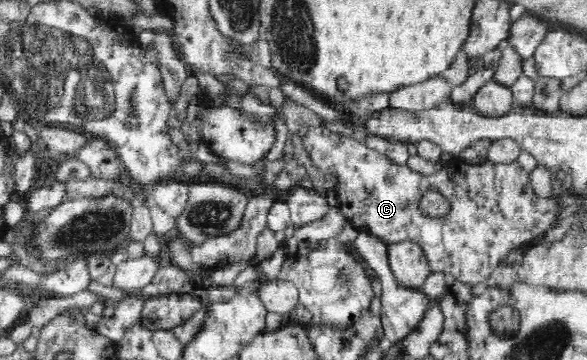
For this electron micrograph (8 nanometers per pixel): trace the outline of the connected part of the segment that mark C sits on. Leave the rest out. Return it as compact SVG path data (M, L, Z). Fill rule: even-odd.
M323 125L309 128L301 140L301 145L309 161L313 161L315 169L336 175L337 200L333 203L348 219L349 226L359 232L374 235L387 244L405 240L417 242L424 249L433 272L451 273L462 284L473 286L486 281L499 267L499 263L506 259L511 249L523 247L525 243L543 237L549 229L559 226L559 199L552 196L552 193L549 197L537 197L529 181L529 173L519 166L517 160L506 164L494 164L489 161L471 164L458 157L457 161L453 161L453 169L445 167L436 174L425 176L413 171L407 164L397 165L365 143L331 132ZM429 190L436 190L446 197L451 204L450 215L431 218L421 212L419 201Z

